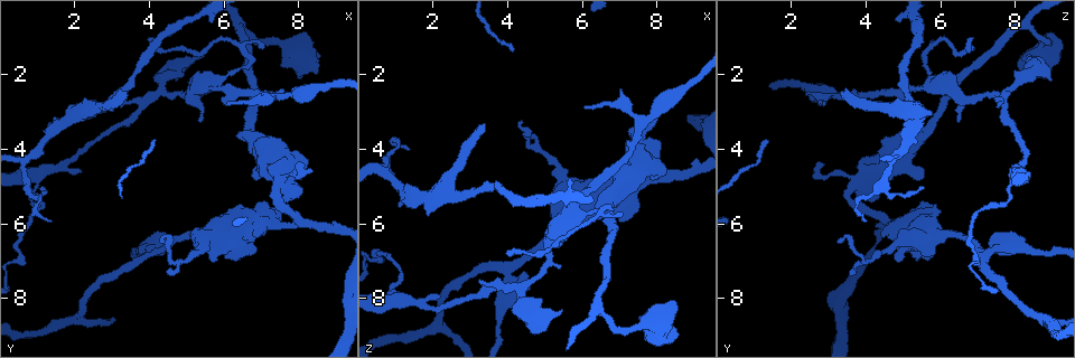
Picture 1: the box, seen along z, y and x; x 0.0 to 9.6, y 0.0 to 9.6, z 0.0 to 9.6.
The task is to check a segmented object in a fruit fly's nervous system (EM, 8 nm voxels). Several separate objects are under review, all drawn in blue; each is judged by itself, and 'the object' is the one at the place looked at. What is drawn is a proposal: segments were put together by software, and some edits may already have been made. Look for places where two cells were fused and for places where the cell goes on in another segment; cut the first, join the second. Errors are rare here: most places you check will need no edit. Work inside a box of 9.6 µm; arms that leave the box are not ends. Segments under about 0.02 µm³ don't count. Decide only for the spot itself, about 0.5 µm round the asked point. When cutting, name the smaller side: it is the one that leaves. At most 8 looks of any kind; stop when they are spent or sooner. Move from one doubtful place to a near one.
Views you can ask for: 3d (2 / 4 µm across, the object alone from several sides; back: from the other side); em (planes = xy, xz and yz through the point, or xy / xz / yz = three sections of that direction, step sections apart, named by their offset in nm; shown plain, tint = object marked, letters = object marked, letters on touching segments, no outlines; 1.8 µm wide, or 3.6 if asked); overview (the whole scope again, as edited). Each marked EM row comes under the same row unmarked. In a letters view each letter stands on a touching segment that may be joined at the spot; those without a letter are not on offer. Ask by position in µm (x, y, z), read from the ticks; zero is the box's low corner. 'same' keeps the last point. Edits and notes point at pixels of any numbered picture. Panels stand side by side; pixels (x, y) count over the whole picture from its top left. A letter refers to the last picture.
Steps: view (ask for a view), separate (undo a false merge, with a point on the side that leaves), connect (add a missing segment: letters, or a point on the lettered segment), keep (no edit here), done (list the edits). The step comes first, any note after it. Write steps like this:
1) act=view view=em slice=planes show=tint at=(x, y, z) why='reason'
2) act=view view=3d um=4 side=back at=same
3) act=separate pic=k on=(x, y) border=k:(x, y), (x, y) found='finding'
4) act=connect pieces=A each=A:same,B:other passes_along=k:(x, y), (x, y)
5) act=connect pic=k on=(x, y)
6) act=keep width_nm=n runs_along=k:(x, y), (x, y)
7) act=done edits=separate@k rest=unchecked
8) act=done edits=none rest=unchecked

act=view view=3d um=2 at=(3.35, 2.50, 3.35) why='branch stops here'

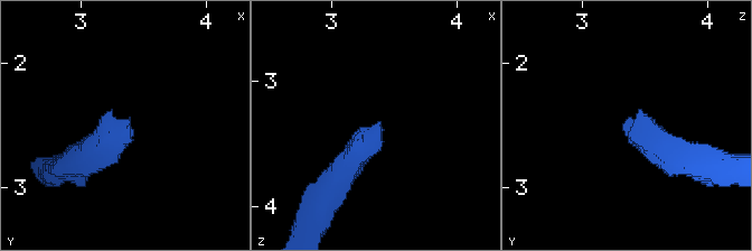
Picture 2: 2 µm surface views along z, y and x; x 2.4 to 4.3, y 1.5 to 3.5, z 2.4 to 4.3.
act=view view=em slice=xy step=4 show=letters at=(3.38, 2.46, 3.34) why='now the EM'

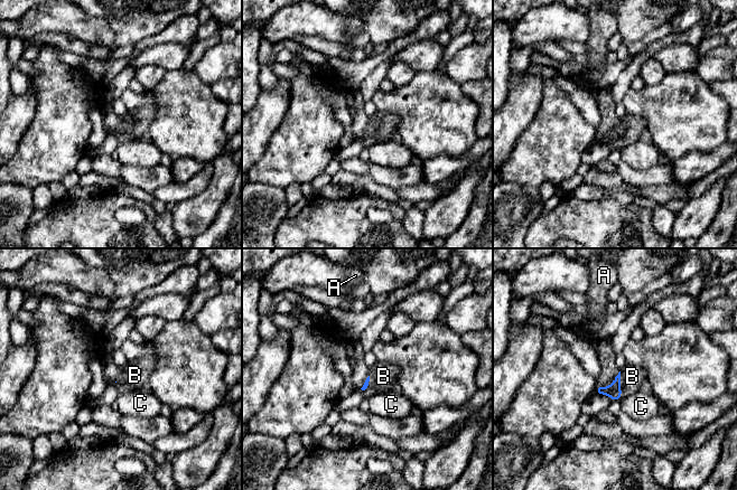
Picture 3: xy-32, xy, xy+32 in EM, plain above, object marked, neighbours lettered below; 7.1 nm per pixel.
act=connect pieces=B each=A:other,B:same,C:other found='the cell continues'

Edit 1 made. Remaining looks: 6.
act=view view=overview why='see it whole again'

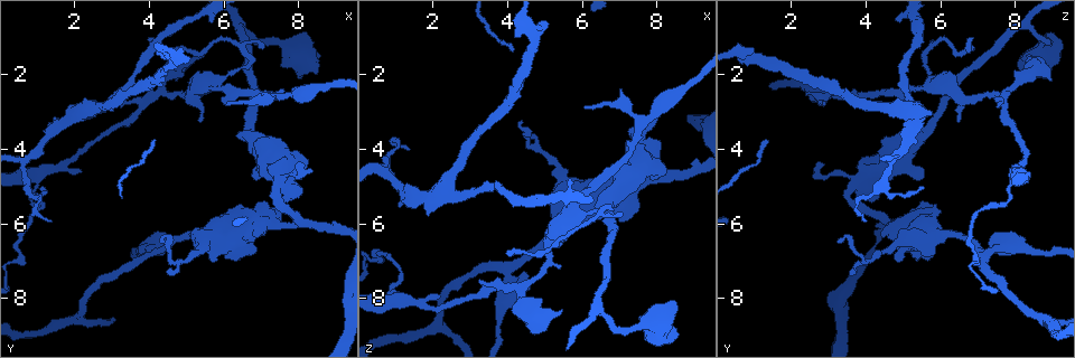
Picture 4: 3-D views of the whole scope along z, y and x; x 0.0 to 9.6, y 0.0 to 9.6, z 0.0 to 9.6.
act=view view=3d um=2 at=(1.80, 3.05, 5.80) why='branch stops here'

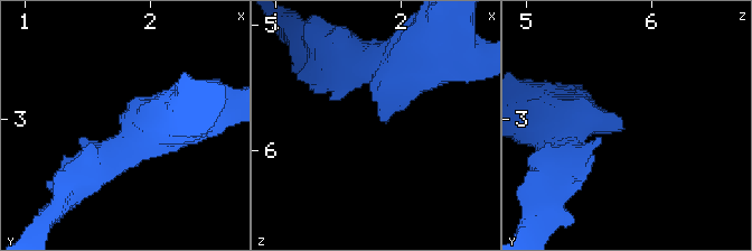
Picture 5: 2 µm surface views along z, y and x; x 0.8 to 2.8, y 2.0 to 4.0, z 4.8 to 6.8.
act=view view=em slice=xy step=4 show=letters at=(1.86, 3.04, 5.76) why='need the tissue'

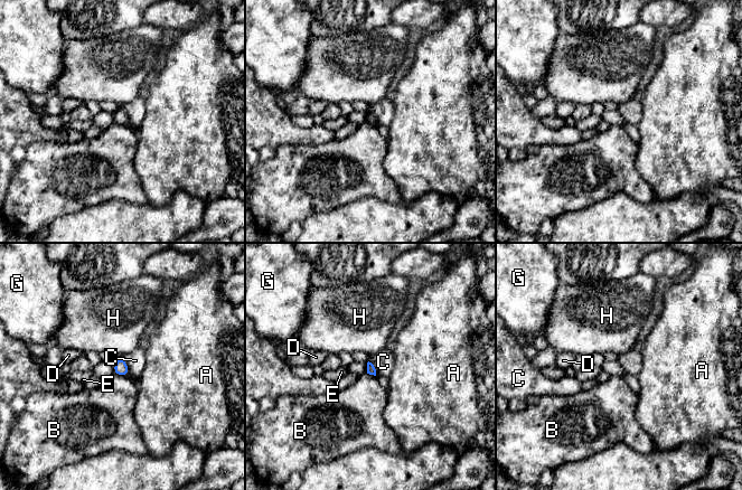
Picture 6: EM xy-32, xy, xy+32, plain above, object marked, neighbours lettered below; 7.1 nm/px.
act=view view=em slice=planes show=letters at=same why='another direction'

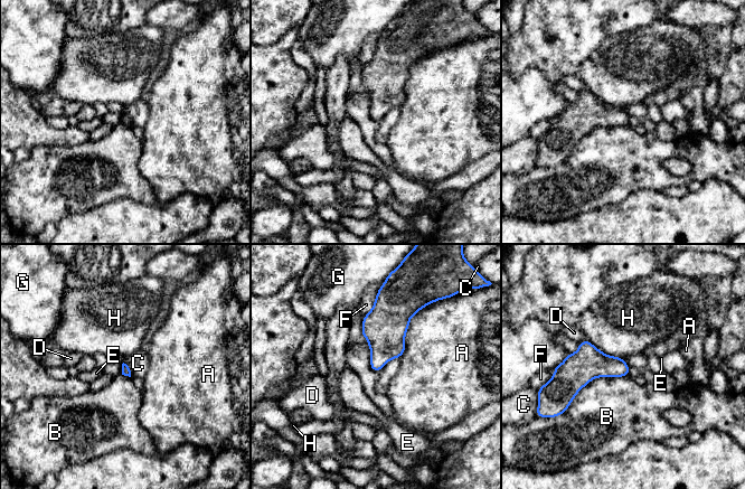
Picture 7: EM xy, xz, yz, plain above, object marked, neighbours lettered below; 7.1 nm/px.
act=keep each=A:other,B:other,C:other,D:other,E:other,F:other,G:other,H:other border=7:(398, 357), (392, 358), (377, 373) found='none of them fits'

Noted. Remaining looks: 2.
act=view view=em slice=planes show=letters at=(7.45, 1.10, 8.80) why='abrupt turn'

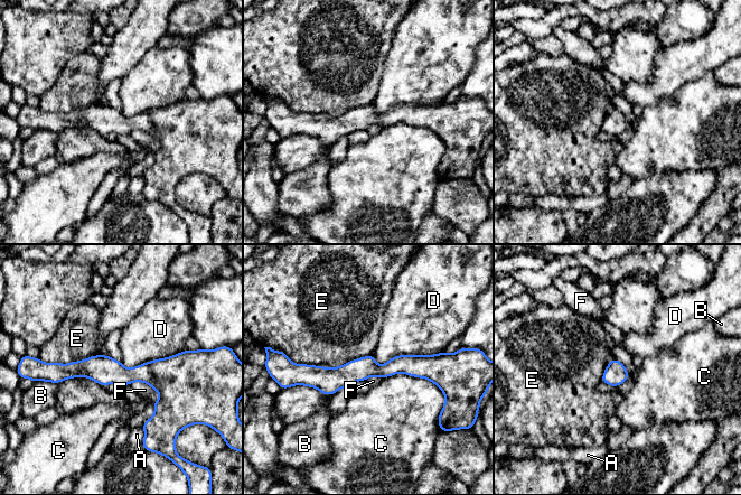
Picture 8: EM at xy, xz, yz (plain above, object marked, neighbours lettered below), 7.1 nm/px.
act=keep longest_contact=E:600nm each=A:other,B:other,C:other,D:other,E:other,F:other runs_along=8:(185, 364), (50, 375) found='all the same cell'

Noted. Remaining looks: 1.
act=view view=em um=3.6 slice=planes show=letters at=(4.10, 1.05, 6.90) why='branch stops here'

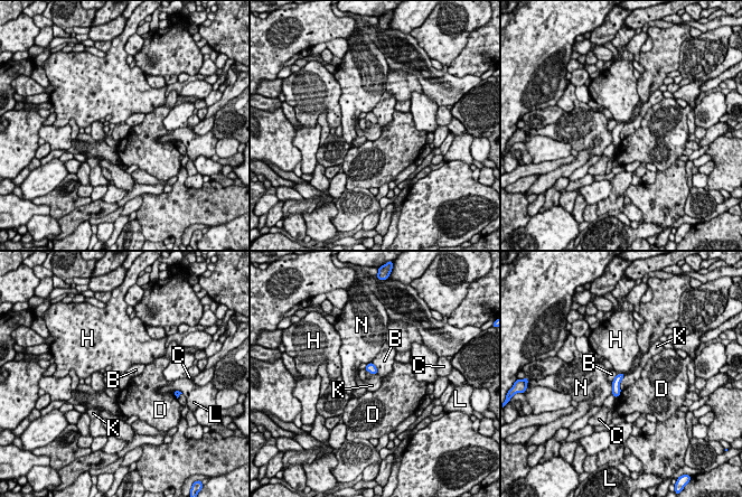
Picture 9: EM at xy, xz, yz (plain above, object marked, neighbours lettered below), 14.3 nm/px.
act=keep each=B:other,C:other,D:other,H:other,K:other,L:other,N:other border=9:(625, 375), (620, 383), (620, 390) found='no lettered segment goes on from it'

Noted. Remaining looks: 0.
act=done edits=connect@3 rest=unchecked

